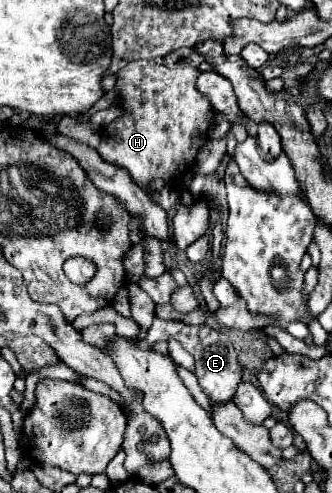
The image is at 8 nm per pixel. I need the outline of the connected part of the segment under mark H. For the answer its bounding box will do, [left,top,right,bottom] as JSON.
[97,59,215,187]

